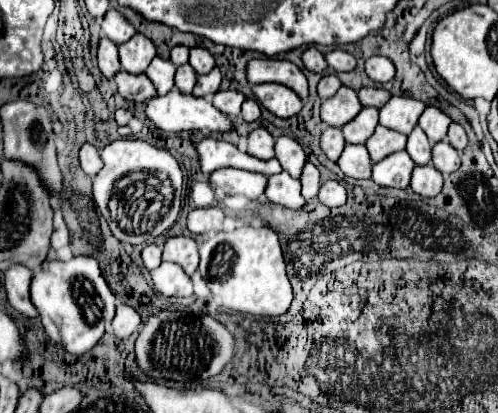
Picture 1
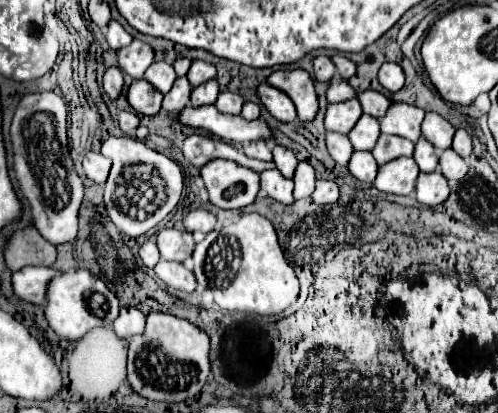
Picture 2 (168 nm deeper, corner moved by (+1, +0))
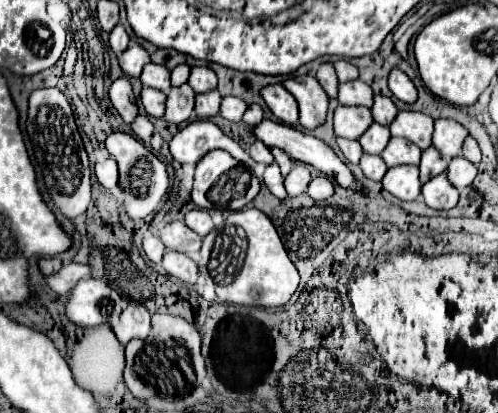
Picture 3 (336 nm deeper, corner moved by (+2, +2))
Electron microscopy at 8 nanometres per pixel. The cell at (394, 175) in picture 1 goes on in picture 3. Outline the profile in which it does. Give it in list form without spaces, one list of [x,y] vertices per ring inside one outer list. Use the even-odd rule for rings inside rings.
[[[413,165],[391,167],[383,177],[383,189],[393,193],[401,201],[415,201],[421,195],[419,169]]]

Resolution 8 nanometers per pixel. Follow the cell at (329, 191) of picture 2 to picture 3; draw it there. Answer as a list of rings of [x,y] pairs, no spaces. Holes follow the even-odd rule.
[[[315,177],[311,183],[309,183],[309,189],[307,193],[315,199],[315,201],[325,201],[333,195],[333,183],[327,179],[327,177]]]

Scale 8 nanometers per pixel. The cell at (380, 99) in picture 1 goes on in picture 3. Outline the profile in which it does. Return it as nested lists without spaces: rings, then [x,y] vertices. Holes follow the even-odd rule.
[[[375,95],[375,105],[373,105],[371,113],[373,113],[373,117],[375,117],[375,121],[377,121],[379,125],[389,125],[399,111],[397,111],[395,103],[393,103],[389,97]]]

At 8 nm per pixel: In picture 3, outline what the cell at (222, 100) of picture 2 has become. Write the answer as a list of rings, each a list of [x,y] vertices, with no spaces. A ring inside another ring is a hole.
[[[225,97],[223,103],[221,103],[221,117],[225,117],[227,121],[233,121],[233,123],[239,123],[243,113],[247,111],[247,103],[239,97]]]

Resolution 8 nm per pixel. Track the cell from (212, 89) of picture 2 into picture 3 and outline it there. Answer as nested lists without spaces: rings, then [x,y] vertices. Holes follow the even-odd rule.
[[[211,91],[211,93],[197,95],[195,113],[197,113],[197,117],[201,117],[201,119],[215,117],[215,115],[219,115],[219,105],[221,105],[221,95],[219,95],[219,91]]]

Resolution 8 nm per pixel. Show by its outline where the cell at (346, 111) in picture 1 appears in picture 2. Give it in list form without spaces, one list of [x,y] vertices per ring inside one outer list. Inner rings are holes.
[[[348,99],[342,103],[332,103],[326,109],[326,119],[324,125],[328,131],[336,131],[336,133],[348,133],[356,121],[362,115],[362,107],[358,99]]]

